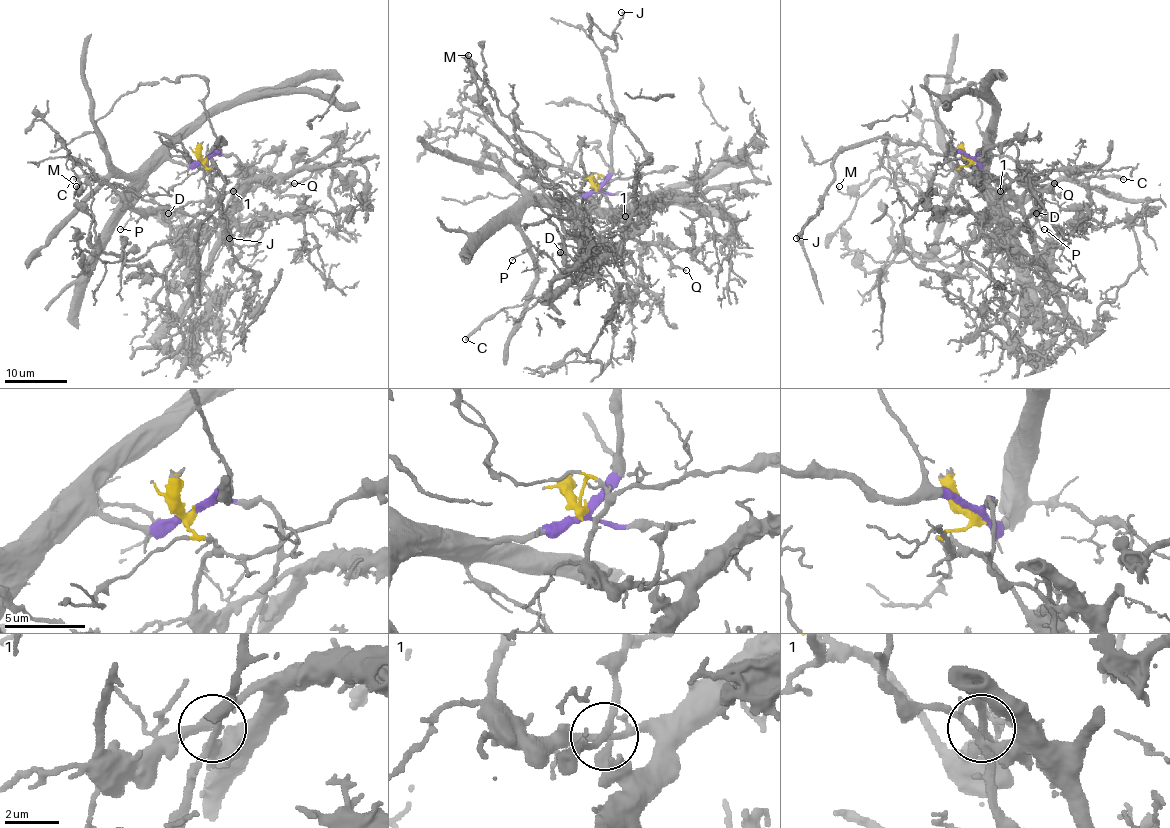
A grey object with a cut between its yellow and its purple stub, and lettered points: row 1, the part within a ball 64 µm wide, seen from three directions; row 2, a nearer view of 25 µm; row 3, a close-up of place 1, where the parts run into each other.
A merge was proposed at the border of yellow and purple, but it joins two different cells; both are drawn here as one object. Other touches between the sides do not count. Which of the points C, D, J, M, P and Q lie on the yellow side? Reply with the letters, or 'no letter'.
D, M, Q

